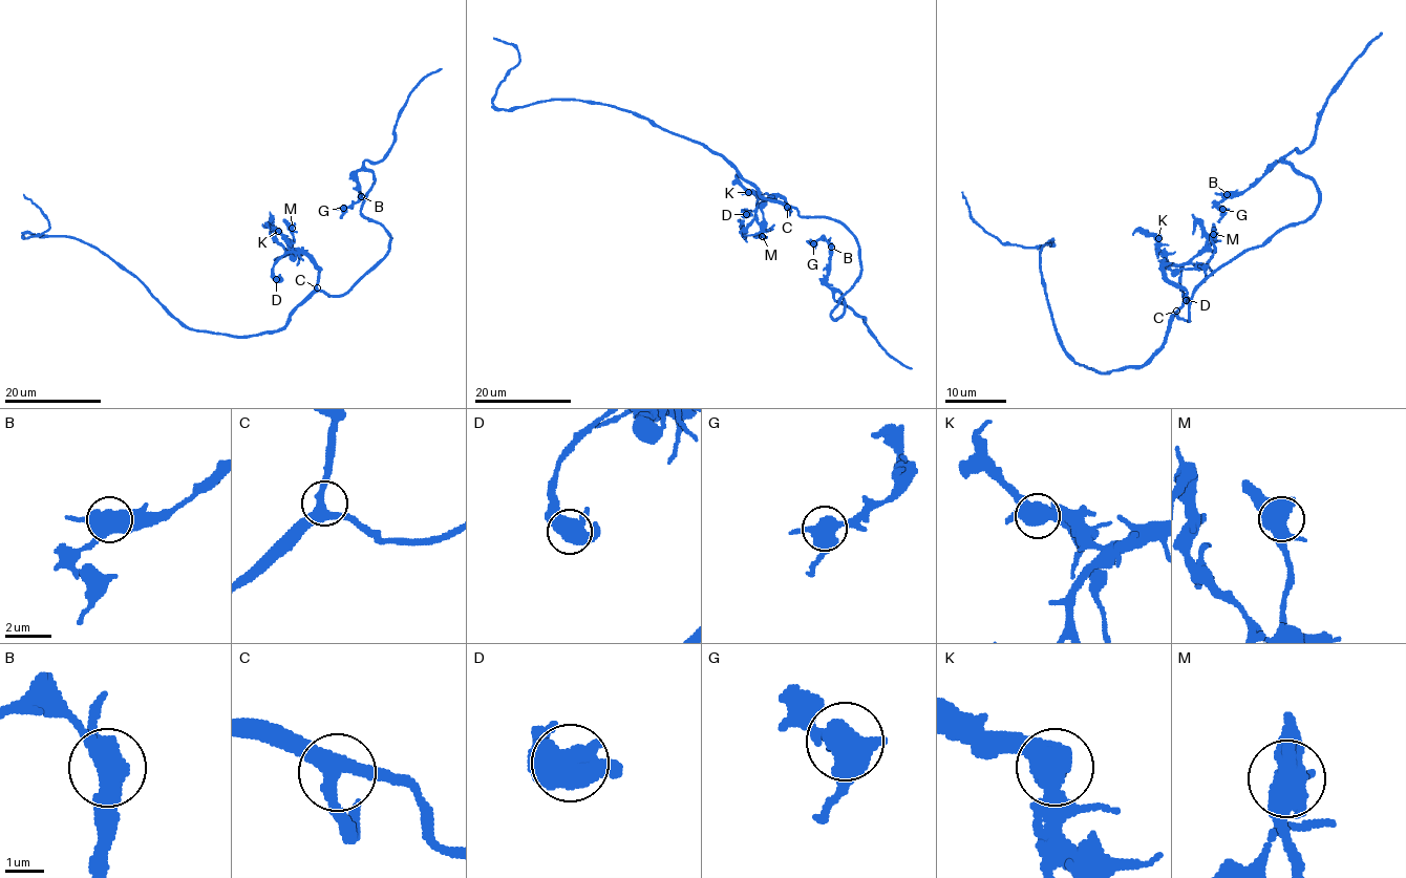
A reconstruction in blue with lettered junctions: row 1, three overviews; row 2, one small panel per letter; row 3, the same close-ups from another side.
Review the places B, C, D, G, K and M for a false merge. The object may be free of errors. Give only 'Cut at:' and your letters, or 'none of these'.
Cut at: none of these

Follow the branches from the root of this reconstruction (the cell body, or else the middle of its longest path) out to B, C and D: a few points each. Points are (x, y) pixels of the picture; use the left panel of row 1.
B: (294, 312), (316, 292), (345, 295), (388, 252), (388, 232), (361, 213), (369, 170), (357, 173), (361, 196)
C: (294, 312), (317, 287)
D: (294, 312), (316, 287), (319, 271), (317, 265), (302, 253), (286, 252), (274, 264), (272, 276), (276, 279)

